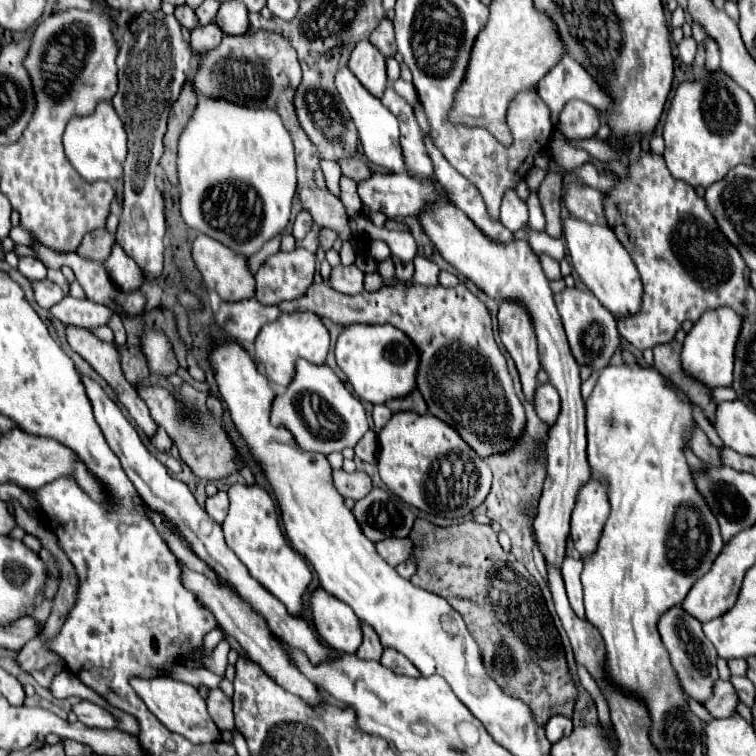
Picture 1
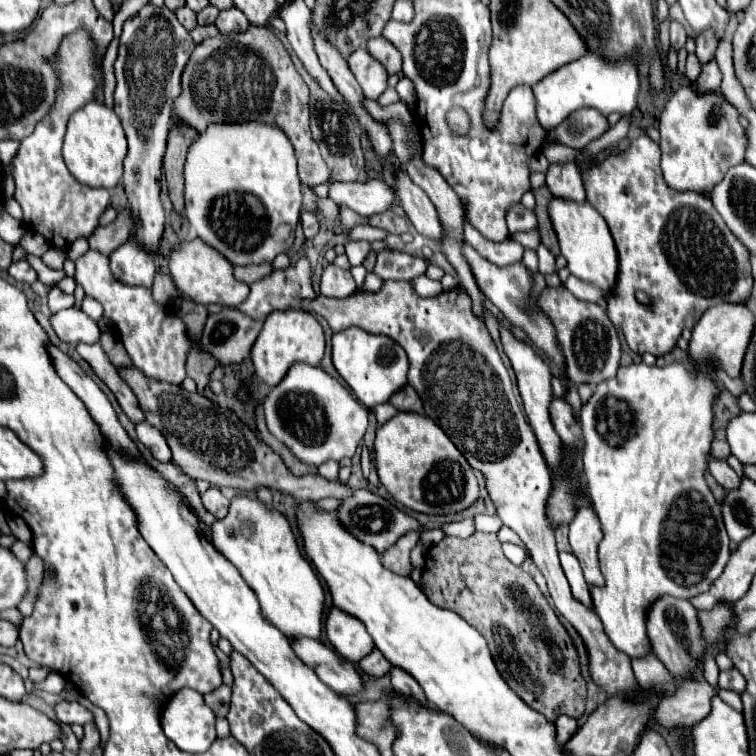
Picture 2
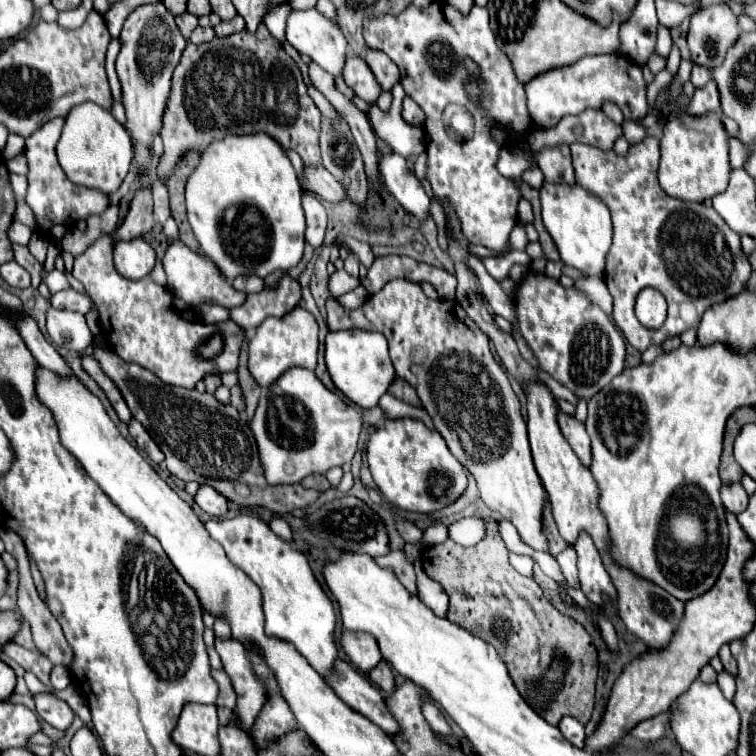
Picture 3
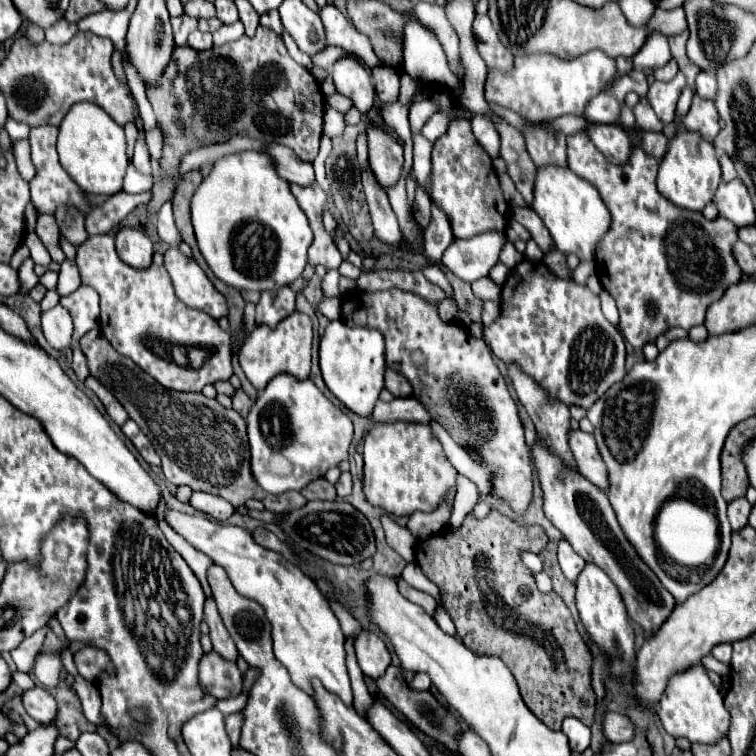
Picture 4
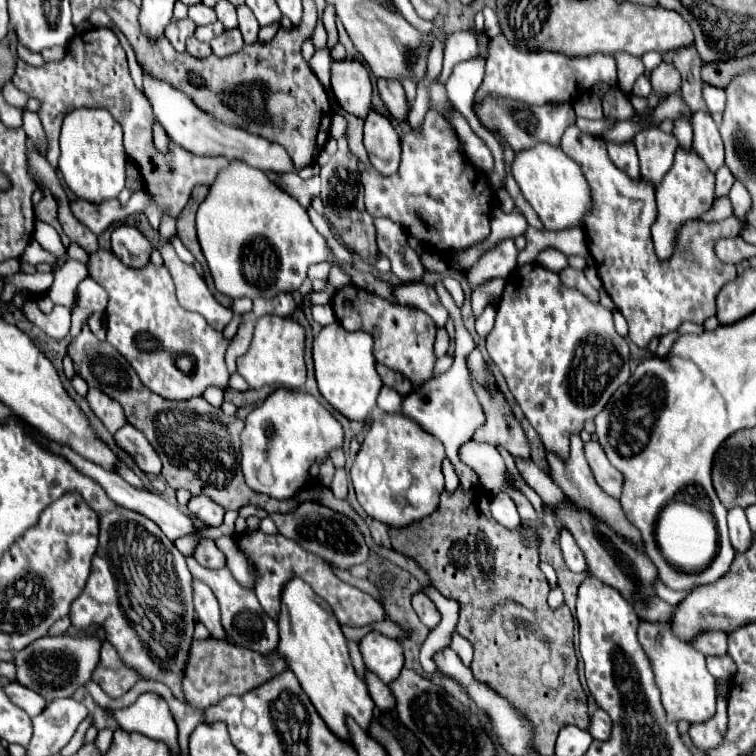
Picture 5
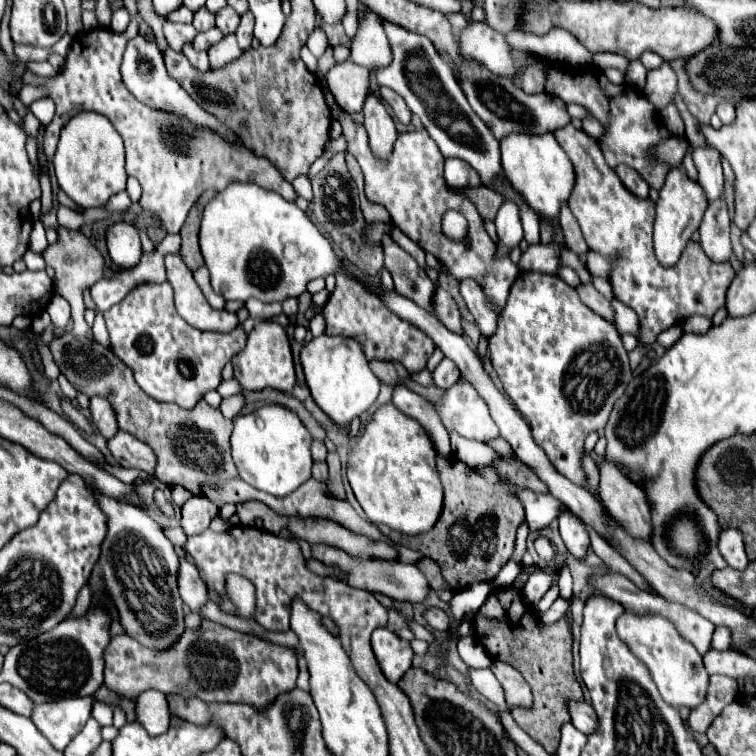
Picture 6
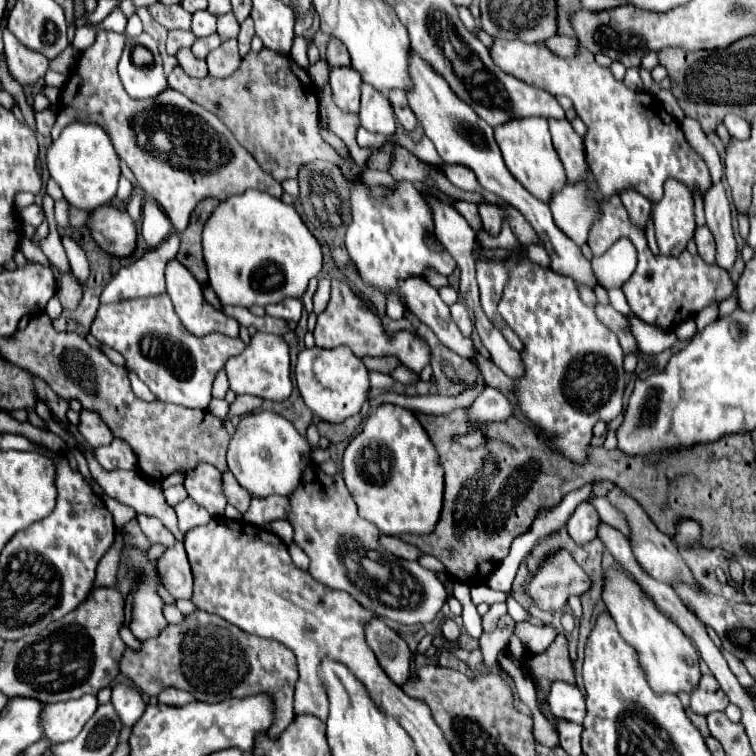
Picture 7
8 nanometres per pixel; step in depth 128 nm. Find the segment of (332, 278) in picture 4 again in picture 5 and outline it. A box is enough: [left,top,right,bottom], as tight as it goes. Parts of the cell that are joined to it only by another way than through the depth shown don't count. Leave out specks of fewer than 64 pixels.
[309,279,336,306]

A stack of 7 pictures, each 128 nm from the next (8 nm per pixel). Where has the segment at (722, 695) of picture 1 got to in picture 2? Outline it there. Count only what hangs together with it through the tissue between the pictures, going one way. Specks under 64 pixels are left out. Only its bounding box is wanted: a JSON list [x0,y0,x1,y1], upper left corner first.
[656,680,718,728]

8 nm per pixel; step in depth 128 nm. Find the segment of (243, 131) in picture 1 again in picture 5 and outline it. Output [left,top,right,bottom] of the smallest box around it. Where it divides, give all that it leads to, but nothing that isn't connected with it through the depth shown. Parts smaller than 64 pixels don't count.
[196,160,326,298]

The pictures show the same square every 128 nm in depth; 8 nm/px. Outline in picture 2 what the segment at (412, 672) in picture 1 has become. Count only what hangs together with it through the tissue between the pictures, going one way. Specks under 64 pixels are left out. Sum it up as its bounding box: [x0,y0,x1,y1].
[390,668,426,702]

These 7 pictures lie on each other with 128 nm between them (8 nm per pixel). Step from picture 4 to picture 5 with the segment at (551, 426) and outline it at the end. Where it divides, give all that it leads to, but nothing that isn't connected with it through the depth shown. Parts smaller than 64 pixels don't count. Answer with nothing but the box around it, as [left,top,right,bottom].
[546,436,642,548]

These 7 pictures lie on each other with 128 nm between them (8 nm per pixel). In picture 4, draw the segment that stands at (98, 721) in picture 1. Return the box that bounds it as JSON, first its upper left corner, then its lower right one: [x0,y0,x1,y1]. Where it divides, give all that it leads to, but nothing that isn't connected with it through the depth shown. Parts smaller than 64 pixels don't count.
[22,688,58,724]

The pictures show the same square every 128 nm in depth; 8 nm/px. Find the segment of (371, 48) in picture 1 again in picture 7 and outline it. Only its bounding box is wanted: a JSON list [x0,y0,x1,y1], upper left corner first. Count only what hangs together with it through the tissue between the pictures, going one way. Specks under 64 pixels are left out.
[330,66,360,112]

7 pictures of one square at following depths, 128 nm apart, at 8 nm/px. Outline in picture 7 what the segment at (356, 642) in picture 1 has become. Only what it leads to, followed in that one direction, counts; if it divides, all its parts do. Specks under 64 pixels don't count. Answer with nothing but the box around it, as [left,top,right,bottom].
[366,618,410,686]

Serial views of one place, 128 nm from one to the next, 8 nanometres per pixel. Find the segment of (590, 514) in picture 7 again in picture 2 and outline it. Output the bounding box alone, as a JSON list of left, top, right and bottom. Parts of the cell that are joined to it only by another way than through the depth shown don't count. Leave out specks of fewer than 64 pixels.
[560,552,592,608]

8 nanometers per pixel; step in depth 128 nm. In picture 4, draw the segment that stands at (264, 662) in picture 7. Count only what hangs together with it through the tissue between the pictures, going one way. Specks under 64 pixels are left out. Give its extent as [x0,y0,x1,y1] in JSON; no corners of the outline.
[72,648,242,698]

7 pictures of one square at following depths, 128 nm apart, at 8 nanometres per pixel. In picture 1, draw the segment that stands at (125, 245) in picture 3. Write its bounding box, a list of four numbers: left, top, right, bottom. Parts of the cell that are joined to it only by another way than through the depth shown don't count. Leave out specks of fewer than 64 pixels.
[104,246,144,292]

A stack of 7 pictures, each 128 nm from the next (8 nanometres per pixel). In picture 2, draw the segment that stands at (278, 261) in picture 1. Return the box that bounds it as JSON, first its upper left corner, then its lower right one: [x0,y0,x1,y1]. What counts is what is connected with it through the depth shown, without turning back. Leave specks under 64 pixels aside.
[238,256,314,320]

